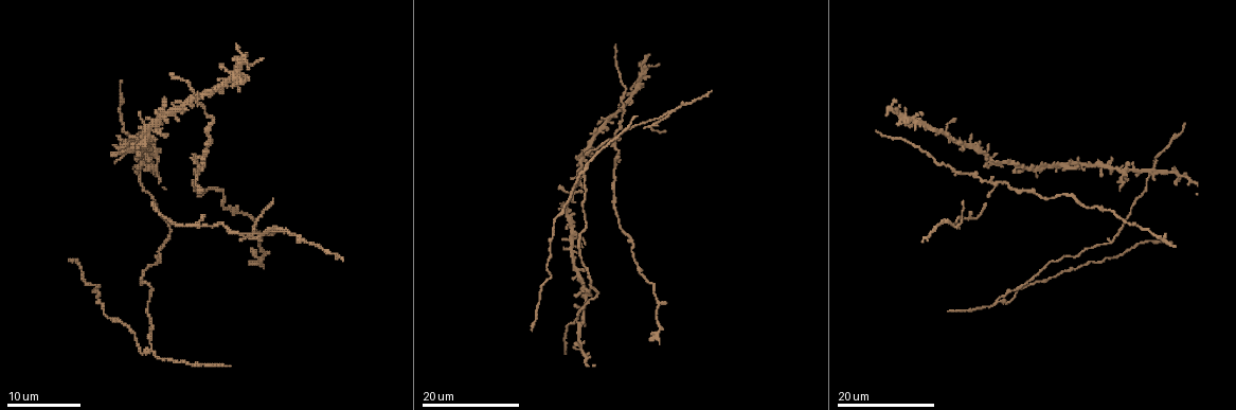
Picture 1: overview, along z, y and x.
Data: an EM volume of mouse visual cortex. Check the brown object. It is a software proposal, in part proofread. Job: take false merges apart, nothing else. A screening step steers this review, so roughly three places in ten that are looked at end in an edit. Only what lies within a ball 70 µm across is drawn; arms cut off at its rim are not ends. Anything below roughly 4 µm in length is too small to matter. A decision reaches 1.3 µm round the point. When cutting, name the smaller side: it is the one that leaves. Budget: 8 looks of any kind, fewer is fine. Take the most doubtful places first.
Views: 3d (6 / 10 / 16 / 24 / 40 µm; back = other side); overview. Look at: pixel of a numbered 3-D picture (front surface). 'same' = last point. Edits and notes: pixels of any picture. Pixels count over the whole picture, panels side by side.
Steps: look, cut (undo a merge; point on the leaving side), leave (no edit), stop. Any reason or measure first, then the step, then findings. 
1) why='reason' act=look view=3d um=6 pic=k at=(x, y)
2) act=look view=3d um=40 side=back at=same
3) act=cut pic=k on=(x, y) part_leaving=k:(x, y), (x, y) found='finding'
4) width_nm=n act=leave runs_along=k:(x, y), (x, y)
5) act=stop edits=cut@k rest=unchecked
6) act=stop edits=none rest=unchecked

why='three-way junction' act=look view=3d um=16 pic=1 at=(197, 226)

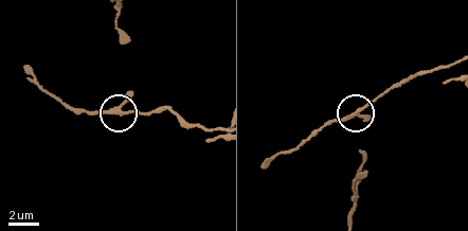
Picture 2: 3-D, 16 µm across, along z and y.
act=look view=3d um=10 pic=2 at=(351, 115)

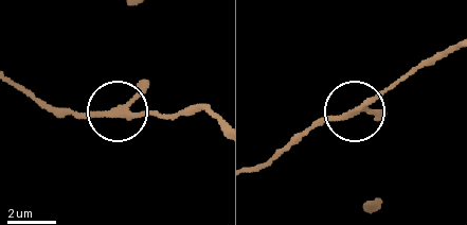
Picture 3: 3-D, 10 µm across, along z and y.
arms=3 act=leave found='all the same neuron'

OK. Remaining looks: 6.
why='branch point' act=look view=3d um=24 pic=1 at=(155, 352)

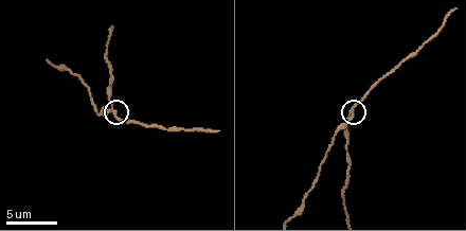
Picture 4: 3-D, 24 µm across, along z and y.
act=look view=3d um=6 pic=4 at=(353, 113)

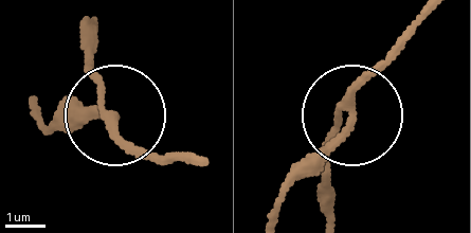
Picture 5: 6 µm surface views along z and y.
side_arm_um=16 act=leave runs_along=5:(88, 23), (102, 105), (128, 142), (165, 162) found='all the same neuron'

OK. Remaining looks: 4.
why='thin arm on a thick one' act=look view=3d um=16 pic=1 at=(193, 93)

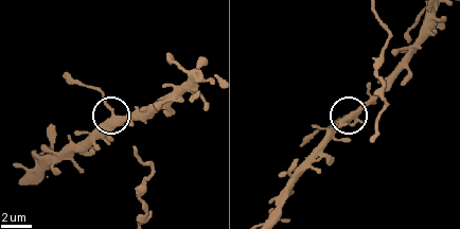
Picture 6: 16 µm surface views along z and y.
act=look view=3d um=6 pic=6 at=(112, 118)

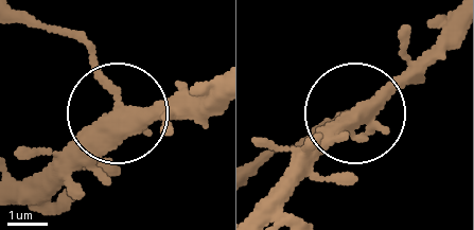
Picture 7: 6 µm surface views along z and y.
arms=4 act=leave runs_along=7:(16, 207), (118, 105), (107, 74), (70, 37) found='all the same neuron'

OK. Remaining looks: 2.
why='four or more arms meet' act=look view=3d um=16 pic=1 at=(1156, 170)

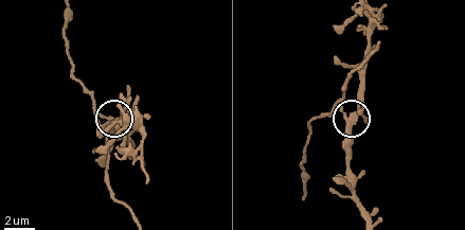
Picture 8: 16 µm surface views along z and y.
act=look view=3d um=10 pic=8 at=(346, 116)

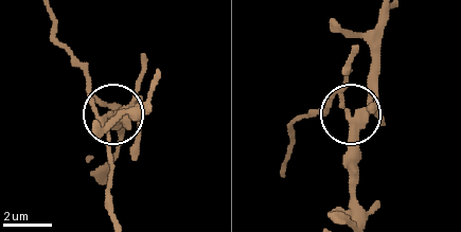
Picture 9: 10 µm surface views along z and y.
side_arm_um=13 arms=4 act=leave found='one neuron here'

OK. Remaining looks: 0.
act=stop edits=none rest=unchecked

